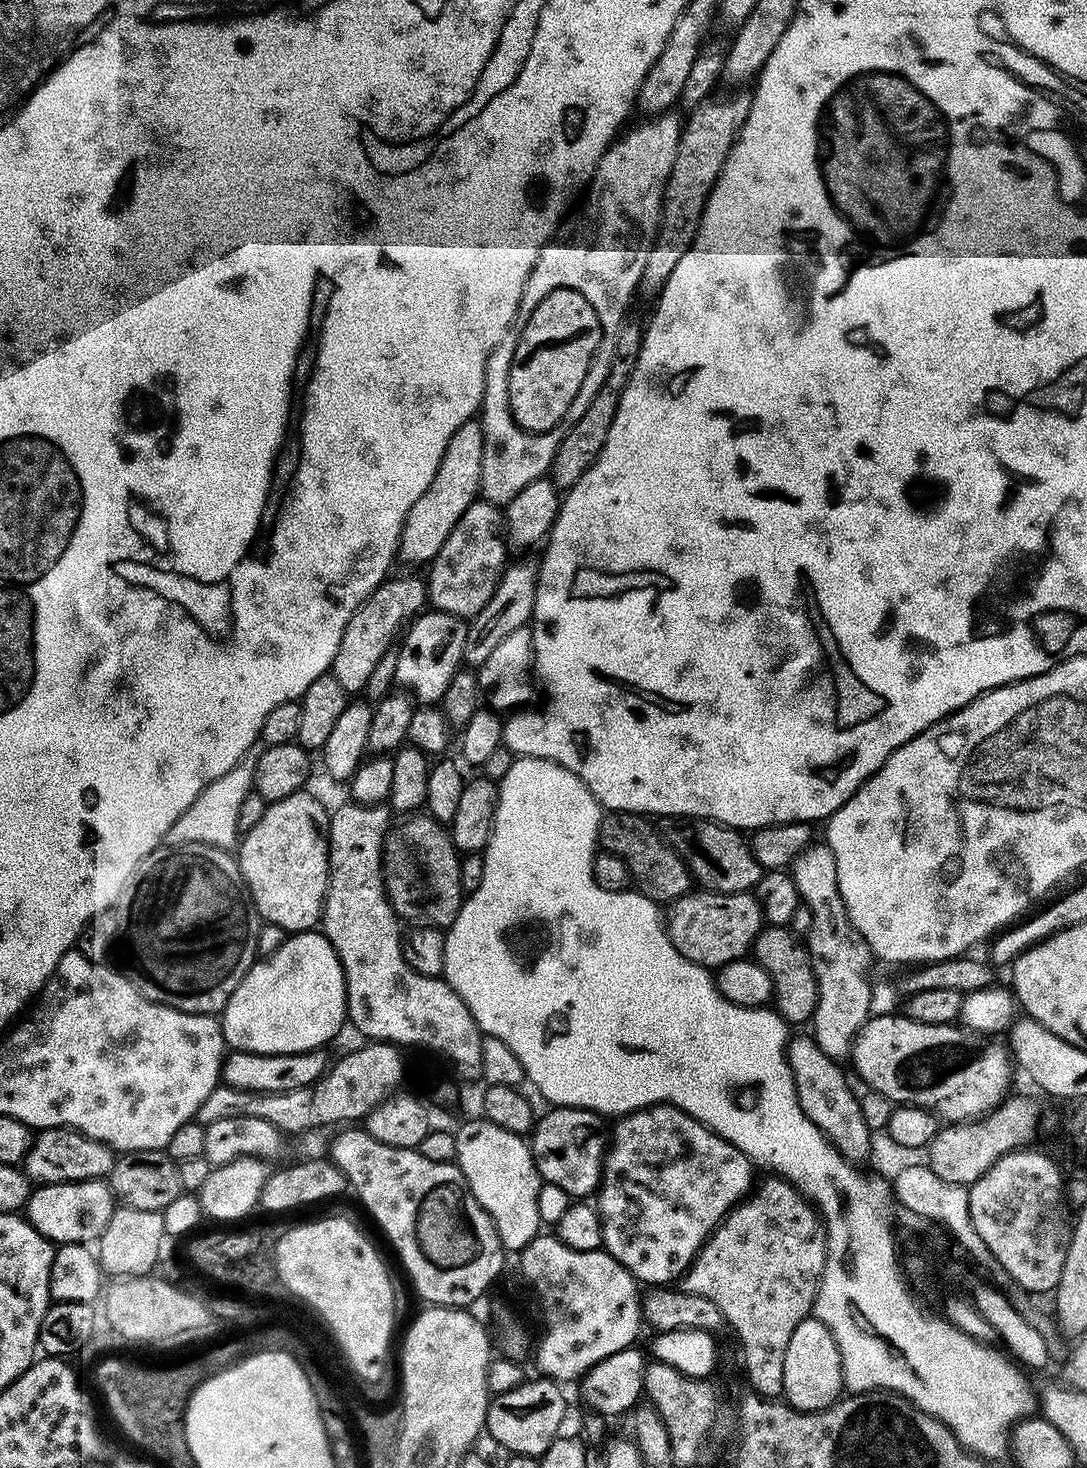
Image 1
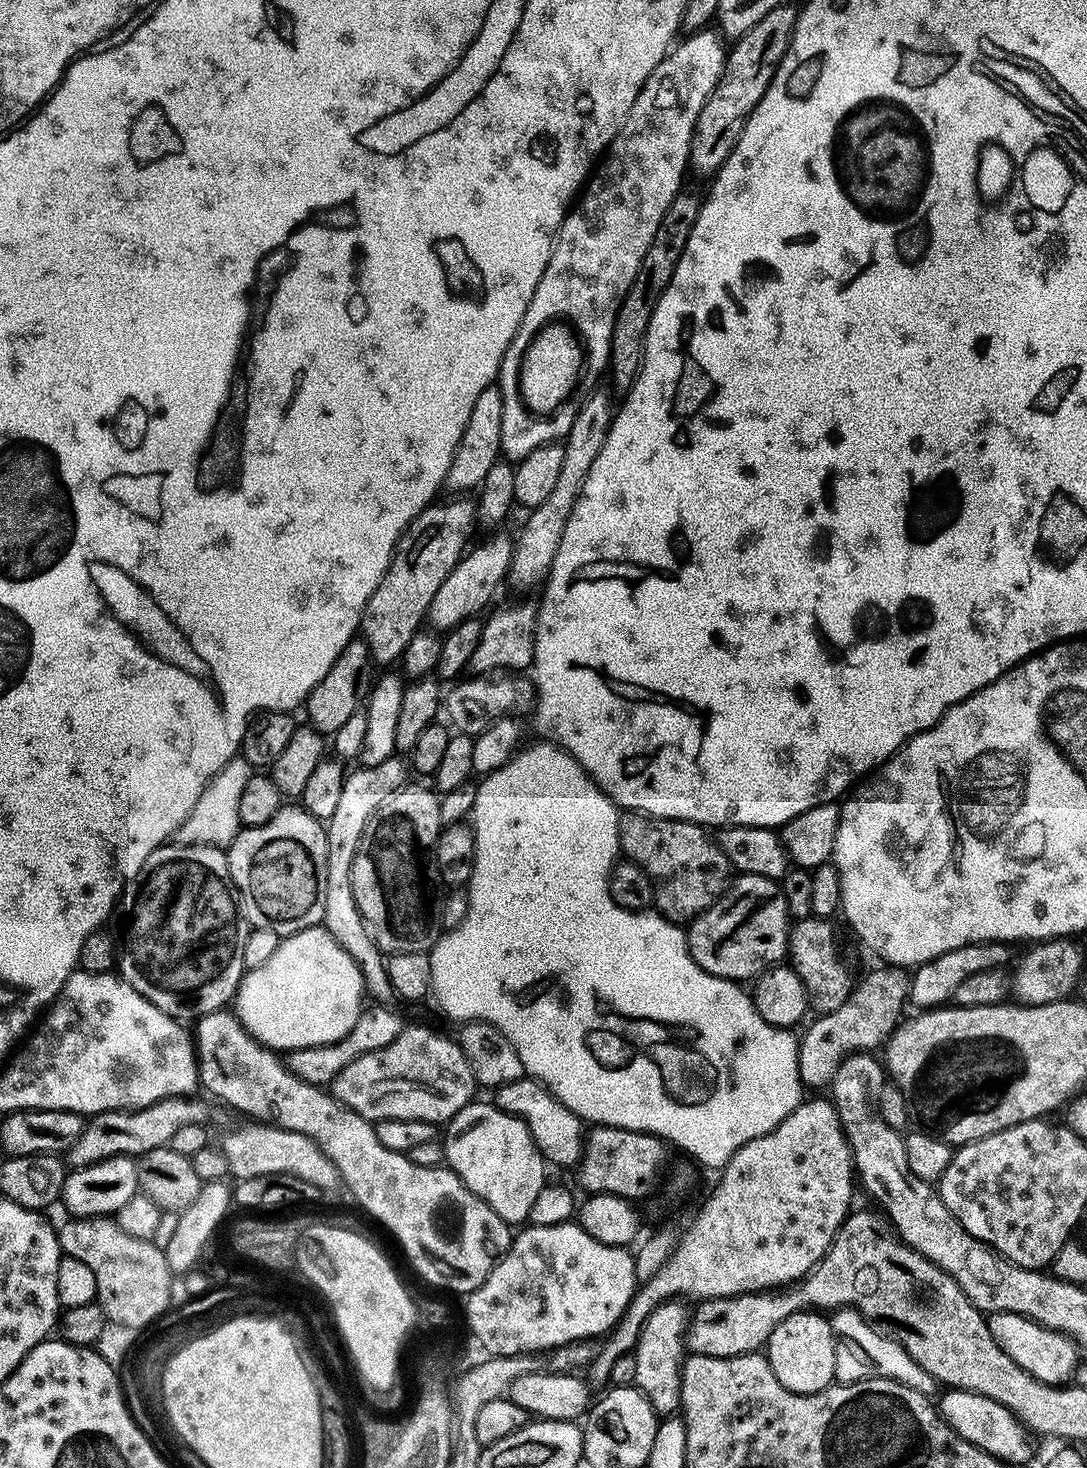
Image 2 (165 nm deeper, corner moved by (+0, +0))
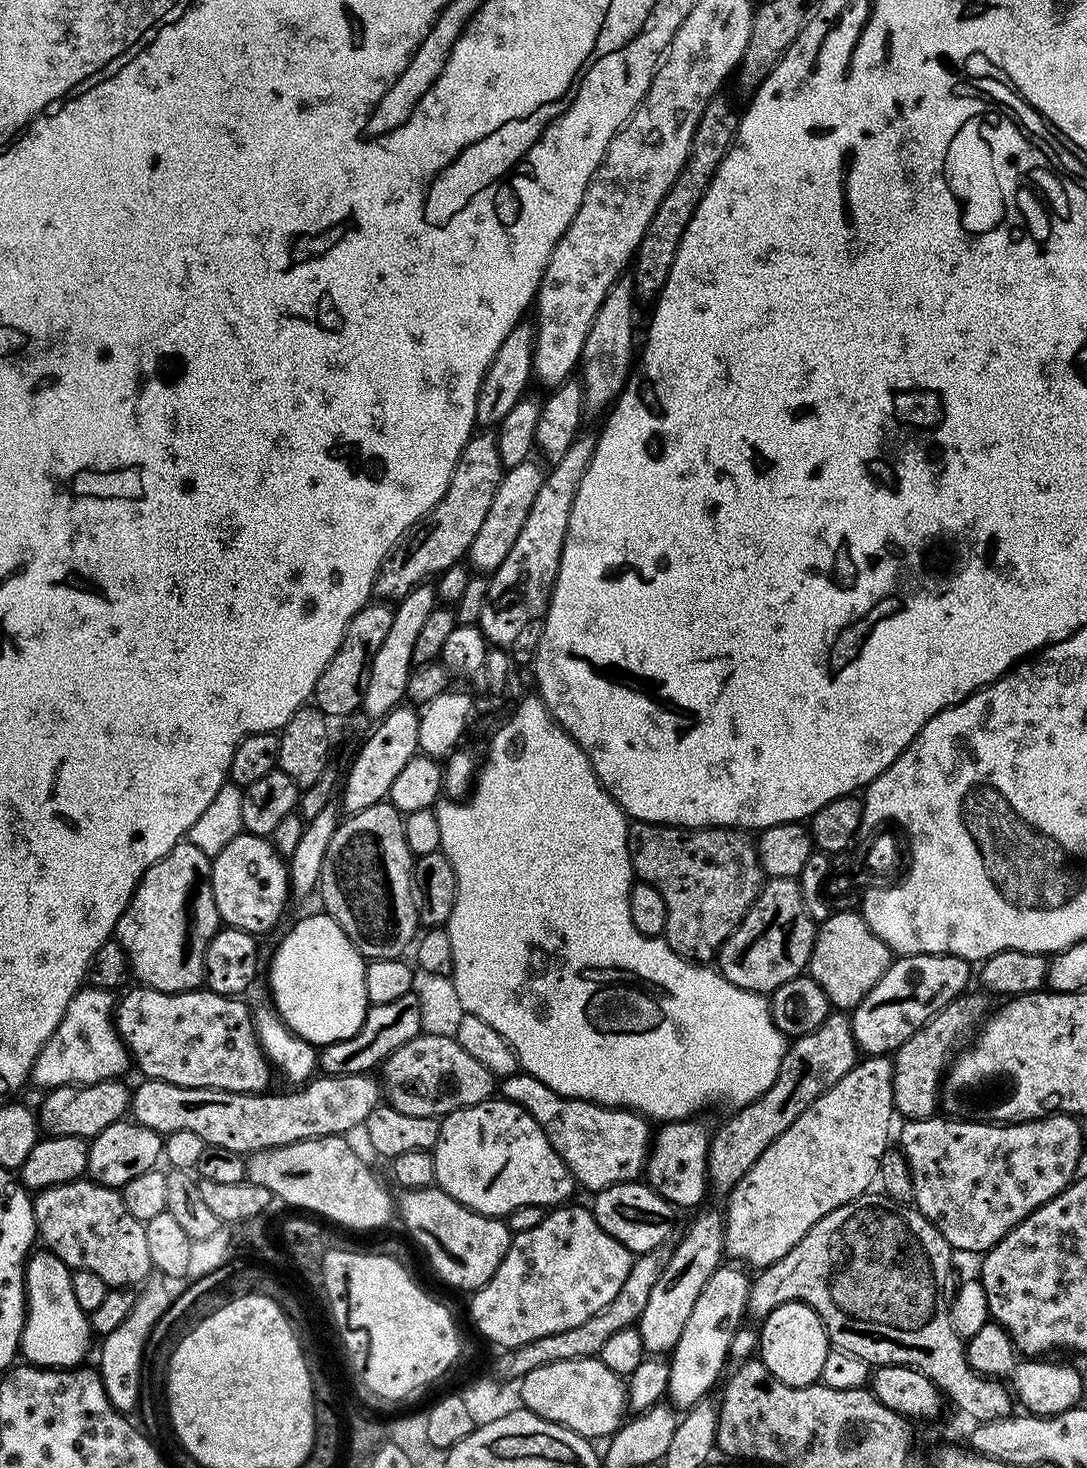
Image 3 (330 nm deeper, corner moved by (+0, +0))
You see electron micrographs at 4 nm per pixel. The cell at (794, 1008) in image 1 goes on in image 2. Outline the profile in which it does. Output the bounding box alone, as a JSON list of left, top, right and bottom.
[787,916,854,1014]

